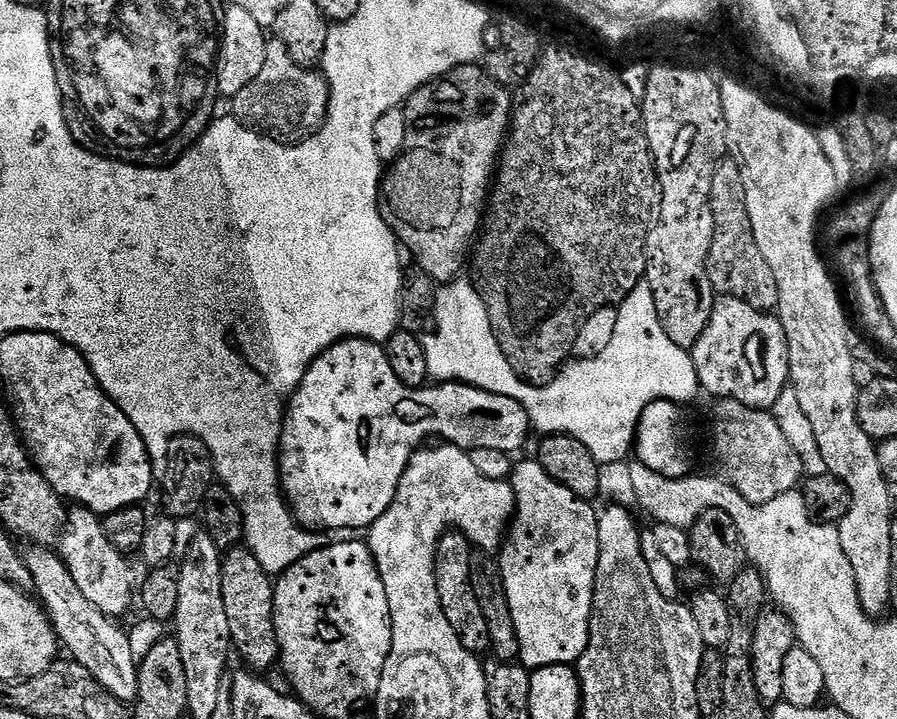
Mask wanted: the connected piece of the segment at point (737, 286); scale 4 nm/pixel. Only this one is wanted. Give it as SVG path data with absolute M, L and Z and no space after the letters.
M725 158L716 165L714 182L710 186L710 206L716 227L708 255L708 281L712 284L713 293L738 298L754 306L754 310L775 313L778 309L778 282L774 282L774 270L770 270L766 258L762 258L762 250L758 250L758 242L754 242L754 226L750 226L750 214L746 214L746 190L742 186L742 174L731 158Z

